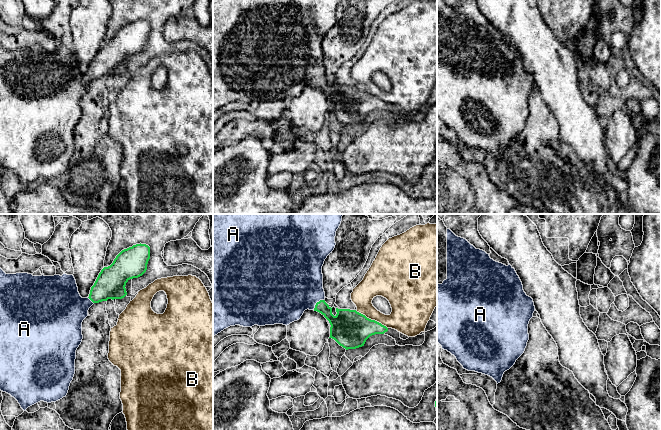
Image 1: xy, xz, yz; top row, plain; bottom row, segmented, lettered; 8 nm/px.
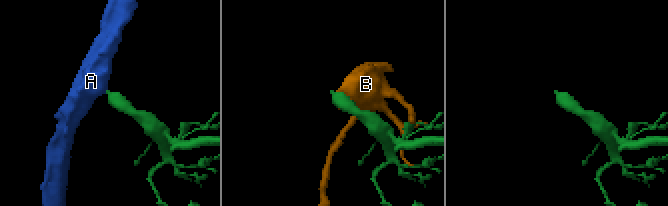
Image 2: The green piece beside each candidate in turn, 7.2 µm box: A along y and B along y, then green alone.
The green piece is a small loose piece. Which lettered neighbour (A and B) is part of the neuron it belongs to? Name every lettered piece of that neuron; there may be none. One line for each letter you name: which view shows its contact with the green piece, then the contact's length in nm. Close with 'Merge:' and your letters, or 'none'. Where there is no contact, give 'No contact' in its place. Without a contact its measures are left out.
A: Touches green in xz. Shared border 120 nm
Merge: A

